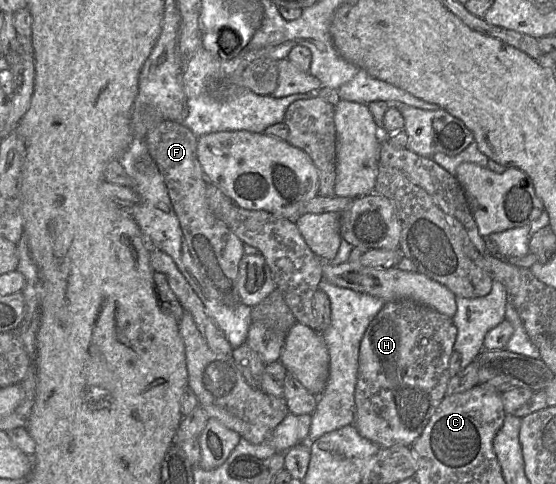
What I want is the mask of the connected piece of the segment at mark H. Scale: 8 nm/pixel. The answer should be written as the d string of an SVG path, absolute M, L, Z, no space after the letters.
M393 300L385 304L370 322L360 344L353 425L362 437L380 448L412 446L446 397L451 378L449 360L456 336L453 320L431 307L411 300Z

